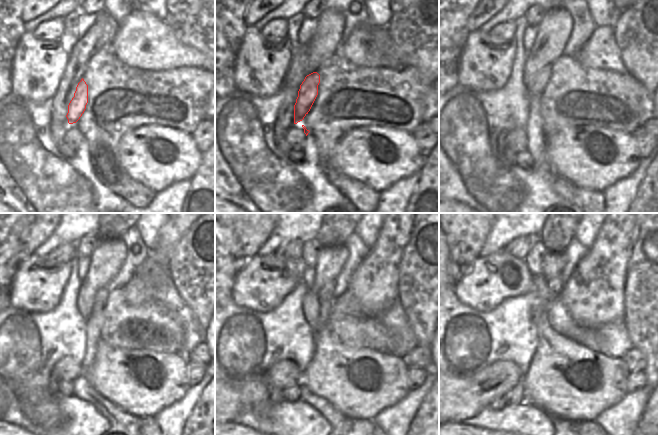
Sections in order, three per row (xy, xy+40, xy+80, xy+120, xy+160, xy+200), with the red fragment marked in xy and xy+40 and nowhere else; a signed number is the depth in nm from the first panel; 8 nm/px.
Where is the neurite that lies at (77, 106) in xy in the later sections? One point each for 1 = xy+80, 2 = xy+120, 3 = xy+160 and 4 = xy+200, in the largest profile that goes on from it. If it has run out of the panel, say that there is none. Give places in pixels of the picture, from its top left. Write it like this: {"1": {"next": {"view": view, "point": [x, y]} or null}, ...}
{"1": {"next": {"view": "xy+80", "point": [537, 85]}}, "2": {"next": {"view": "xy+120", "point": [94, 322]}}, "3": {"next": {"view": "xy+160", "point": [326, 294]}}, "4": {"next": {"view": "xy+200", "point": [555, 285]}}}

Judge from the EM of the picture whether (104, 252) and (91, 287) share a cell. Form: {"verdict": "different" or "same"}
{"verdict": "same"}

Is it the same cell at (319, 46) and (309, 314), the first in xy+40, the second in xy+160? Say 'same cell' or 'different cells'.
same cell

